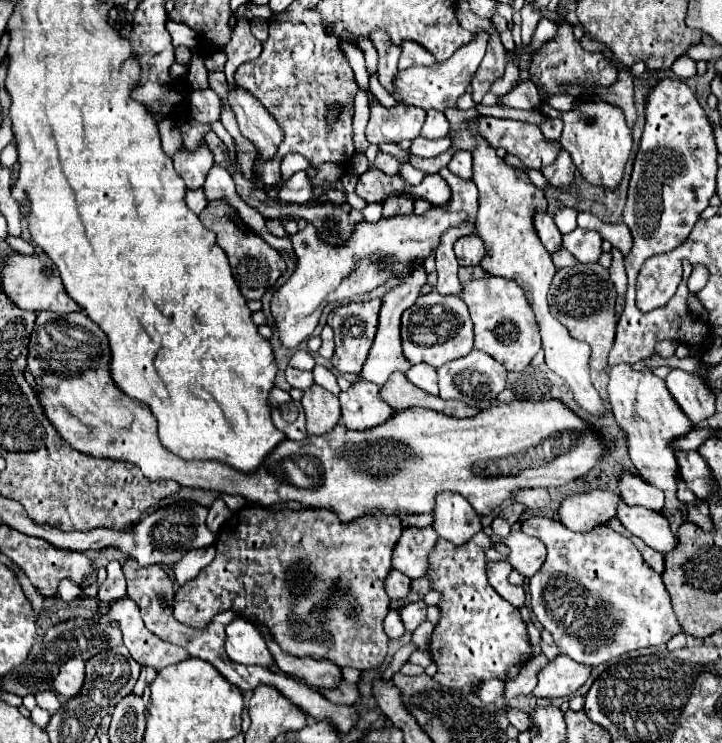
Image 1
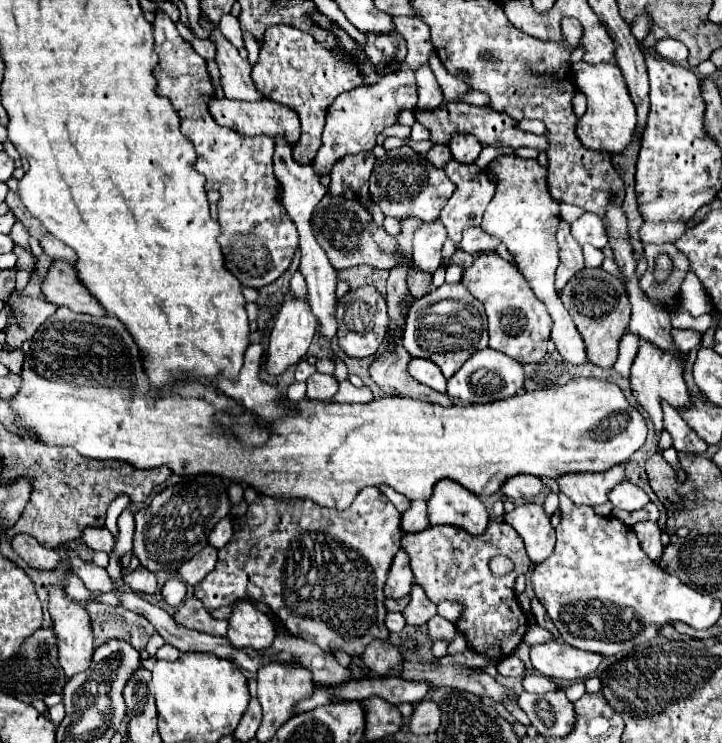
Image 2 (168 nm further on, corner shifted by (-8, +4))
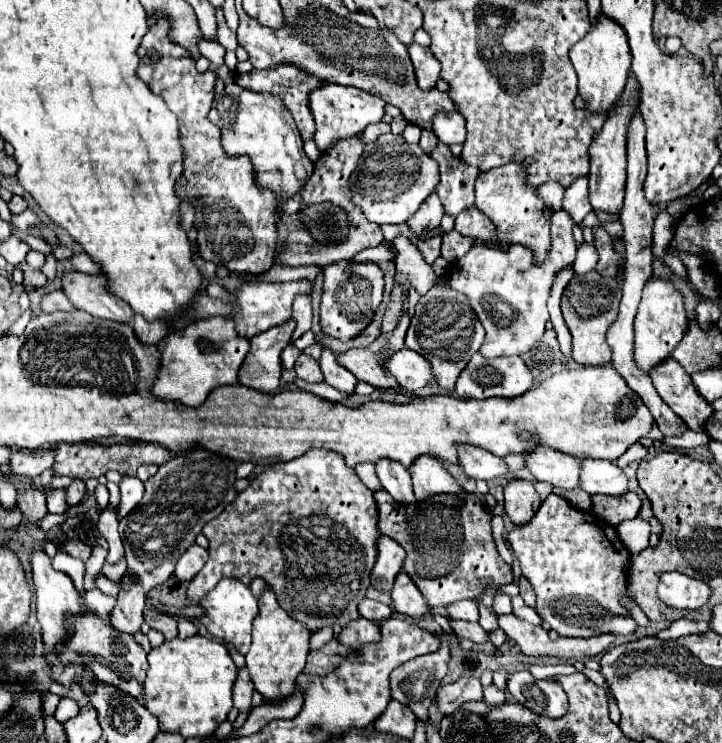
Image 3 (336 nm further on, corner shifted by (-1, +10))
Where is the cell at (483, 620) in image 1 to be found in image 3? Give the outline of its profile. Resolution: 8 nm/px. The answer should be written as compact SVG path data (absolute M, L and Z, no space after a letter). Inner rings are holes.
M384 489L372 495L378 505L378 531L394 539L406 551L404 571L432 607L450 605L458 599L478 599L484 587L498 587L514 581L512 569L496 549L490 527L492 515L476 495L462 491L454 497L446 493L416 501L414 505L398 505Z

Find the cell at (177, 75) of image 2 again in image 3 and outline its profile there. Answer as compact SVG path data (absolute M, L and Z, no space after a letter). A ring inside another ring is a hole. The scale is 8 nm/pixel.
M158 19L156 23L150 25L148 33L144 35L144 39L138 47L140 63L138 63L136 75L150 87L152 93L158 93L166 101L170 111L178 117L180 141L182 141L182 149L184 149L184 159L182 159L184 171L182 171L182 177L178 179L176 191L178 191L180 201L188 201L194 205L194 211L196 211L194 227L198 231L198 237L196 237L198 253L206 261L212 261L216 265L224 265L232 273L260 275L274 265L274 257L276 257L278 235L276 235L276 219L274 219L274 205L276 205L274 193L258 189L254 185L254 167L252 167L248 157L230 159L224 153L222 143L220 143L220 133L208 121L208 111L210 111L210 105L212 105L214 95L216 95L216 89L214 89L216 75L212 71L198 73L196 61L190 59L190 53L186 49L170 43L168 31L170 31L170 25L166 19Z

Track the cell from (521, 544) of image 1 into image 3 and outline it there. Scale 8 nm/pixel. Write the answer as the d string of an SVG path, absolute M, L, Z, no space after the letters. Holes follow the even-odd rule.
M510 479L504 485L504 497L506 497L506 515L516 525L530 521L530 517L534 517L540 505L540 497L534 485L526 479Z

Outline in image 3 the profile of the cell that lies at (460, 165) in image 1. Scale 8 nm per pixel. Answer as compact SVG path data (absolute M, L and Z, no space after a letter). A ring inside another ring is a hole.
M438 113L432 121L432 129L446 145L462 143L466 137L466 119L460 113Z

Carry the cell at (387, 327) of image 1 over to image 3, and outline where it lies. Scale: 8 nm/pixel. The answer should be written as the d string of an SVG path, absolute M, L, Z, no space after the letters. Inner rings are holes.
M432 193L418 209L418 213L414 213L414 217L408 219L408 225L410 229L414 231L414 235L418 237L424 237L424 235L430 235L434 227L440 225L440 219L444 215L444 207L442 203L438 201L438 195Z

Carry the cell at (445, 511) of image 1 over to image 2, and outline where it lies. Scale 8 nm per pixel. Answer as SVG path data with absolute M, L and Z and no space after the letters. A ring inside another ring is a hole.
M451 479L437 483L427 501L427 511L433 525L457 525L469 531L469 535L483 535L489 523L489 513L479 497Z

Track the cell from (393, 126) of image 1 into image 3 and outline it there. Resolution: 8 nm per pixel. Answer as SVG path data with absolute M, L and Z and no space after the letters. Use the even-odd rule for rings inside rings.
M416 41L408 45L408 53L410 53L410 59L412 59L414 69L416 69L418 87L420 89L432 89L438 81L438 75L440 75L438 59L434 57L434 53L430 53L428 47L422 47Z

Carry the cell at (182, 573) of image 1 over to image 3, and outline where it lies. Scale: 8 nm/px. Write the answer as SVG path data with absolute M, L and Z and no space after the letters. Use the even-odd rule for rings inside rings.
M192 545L192 547L186 549L186 553L178 559L174 577L176 577L178 581L192 581L194 575L204 567L206 561L208 561L208 551L202 549L202 547L198 547L198 545Z

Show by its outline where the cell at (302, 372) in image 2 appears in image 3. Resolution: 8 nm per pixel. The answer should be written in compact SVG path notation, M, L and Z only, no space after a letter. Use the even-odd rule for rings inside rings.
M288 345L288 347L282 351L282 355L280 355L282 367L284 367L284 369L292 369L294 363L296 363L296 359L298 359L298 355L300 355L300 351L298 351L294 345Z

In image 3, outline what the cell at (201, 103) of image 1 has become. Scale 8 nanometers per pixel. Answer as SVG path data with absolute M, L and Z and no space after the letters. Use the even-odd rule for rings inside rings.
M232 85L232 95L218 93L214 97L208 119L222 133L222 147L228 157L248 155L254 165L254 183L262 189L270 189L276 195L276 219L280 219L280 207L292 199L308 181L314 171L314 163L302 149L302 137L286 105L266 93L254 93Z

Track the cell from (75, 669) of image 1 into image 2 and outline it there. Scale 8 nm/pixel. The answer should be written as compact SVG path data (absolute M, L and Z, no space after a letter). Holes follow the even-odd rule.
M57 587L49 591L49 613L53 617L53 629L55 629L55 637L57 637L57 645L59 645L59 665L63 667L63 671L69 679L89 667L93 651L95 651L95 639L93 639L93 633L89 627L89 615L81 603L67 599L67 593Z

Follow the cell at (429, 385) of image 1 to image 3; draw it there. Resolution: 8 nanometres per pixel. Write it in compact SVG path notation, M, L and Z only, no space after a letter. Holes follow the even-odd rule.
M400 349L398 353L394 353L386 361L386 369L392 377L396 377L400 387L410 393L422 389L432 379L430 363L410 349Z

